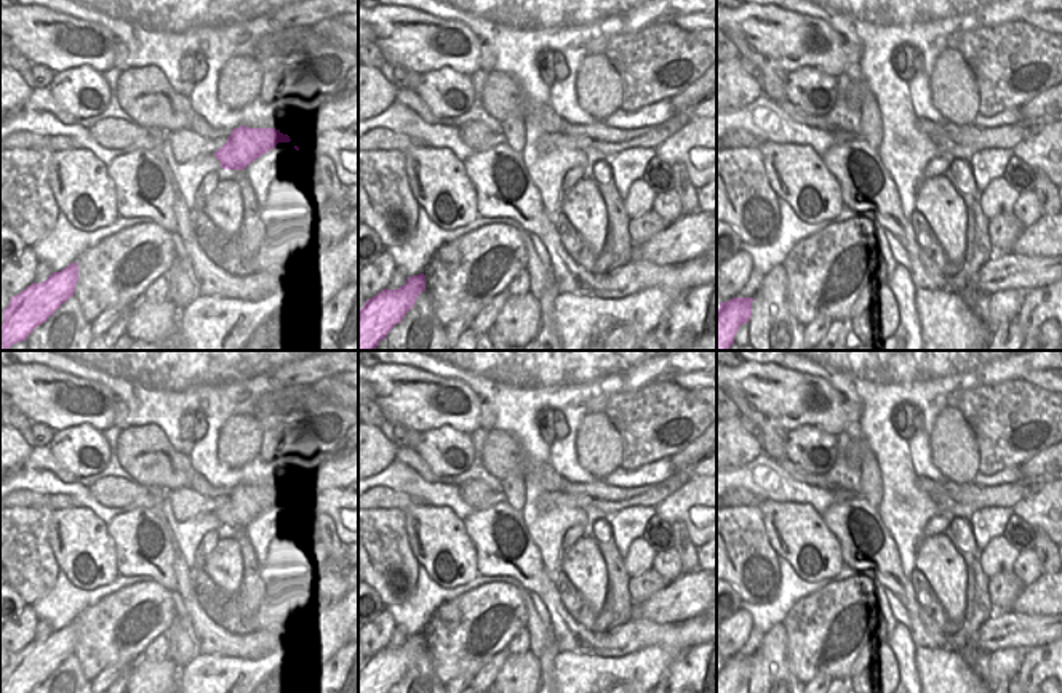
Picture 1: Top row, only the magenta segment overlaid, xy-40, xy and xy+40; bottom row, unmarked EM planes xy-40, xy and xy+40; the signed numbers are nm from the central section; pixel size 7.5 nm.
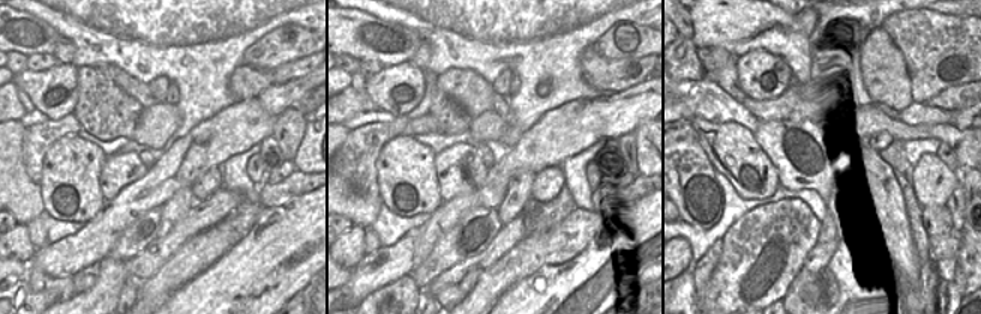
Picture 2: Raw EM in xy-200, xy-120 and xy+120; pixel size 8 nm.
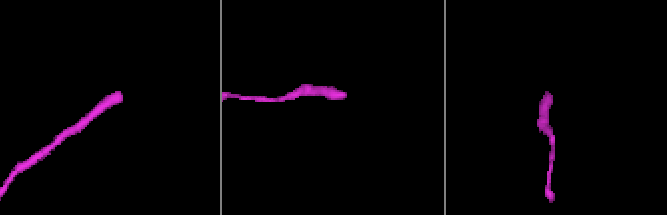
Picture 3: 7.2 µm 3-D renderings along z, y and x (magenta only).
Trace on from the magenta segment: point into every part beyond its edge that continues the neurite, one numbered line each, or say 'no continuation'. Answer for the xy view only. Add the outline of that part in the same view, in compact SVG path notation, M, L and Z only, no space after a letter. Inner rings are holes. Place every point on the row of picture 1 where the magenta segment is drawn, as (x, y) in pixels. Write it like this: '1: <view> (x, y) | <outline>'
no continuation

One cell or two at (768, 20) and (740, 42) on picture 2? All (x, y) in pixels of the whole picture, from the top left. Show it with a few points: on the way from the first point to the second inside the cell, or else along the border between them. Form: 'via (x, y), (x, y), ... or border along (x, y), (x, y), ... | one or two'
via (761, 26), (756, 26), (747, 35) | one

